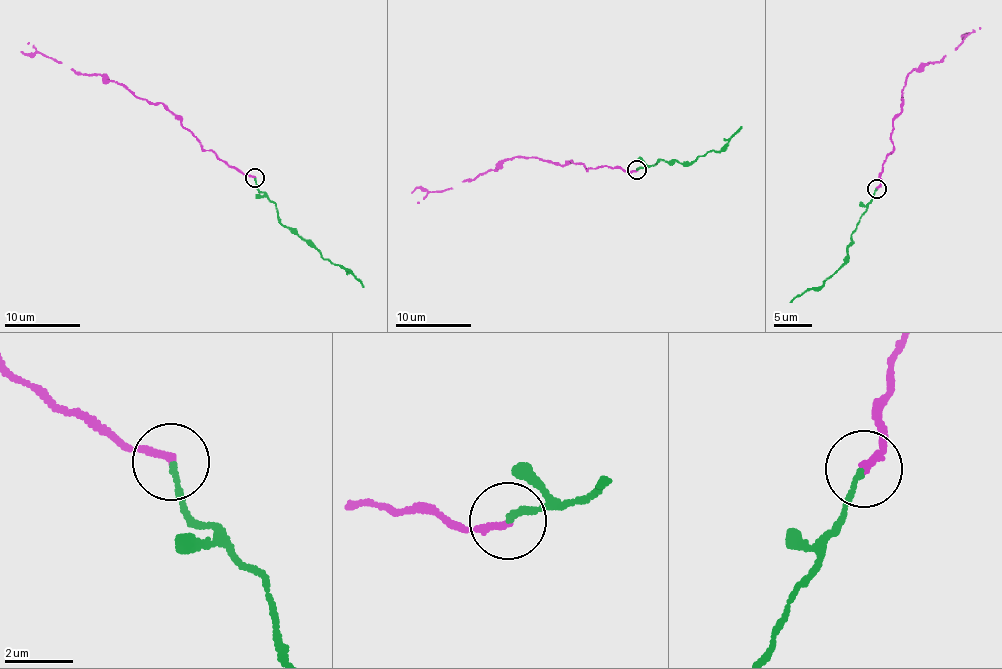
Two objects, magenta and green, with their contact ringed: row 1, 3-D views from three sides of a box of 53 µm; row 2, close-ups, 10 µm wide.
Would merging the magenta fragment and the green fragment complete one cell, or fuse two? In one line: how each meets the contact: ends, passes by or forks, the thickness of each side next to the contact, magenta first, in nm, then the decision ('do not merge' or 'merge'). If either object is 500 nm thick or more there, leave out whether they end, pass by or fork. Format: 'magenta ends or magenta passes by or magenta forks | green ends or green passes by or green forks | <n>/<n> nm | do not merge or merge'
magenta ends | green ends | 220/160 nm | merge

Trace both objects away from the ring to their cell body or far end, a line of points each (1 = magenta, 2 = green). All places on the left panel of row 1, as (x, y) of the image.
1: (255, 177), (242, 175), (205, 150), (200, 140), (161, 104), (150, 103), (100, 74), (77, 73), (28, 44)
2: (255, 177), (258, 188), (275, 205), (281, 223), (313, 243), (325, 259), (351, 272), (364, 286)

